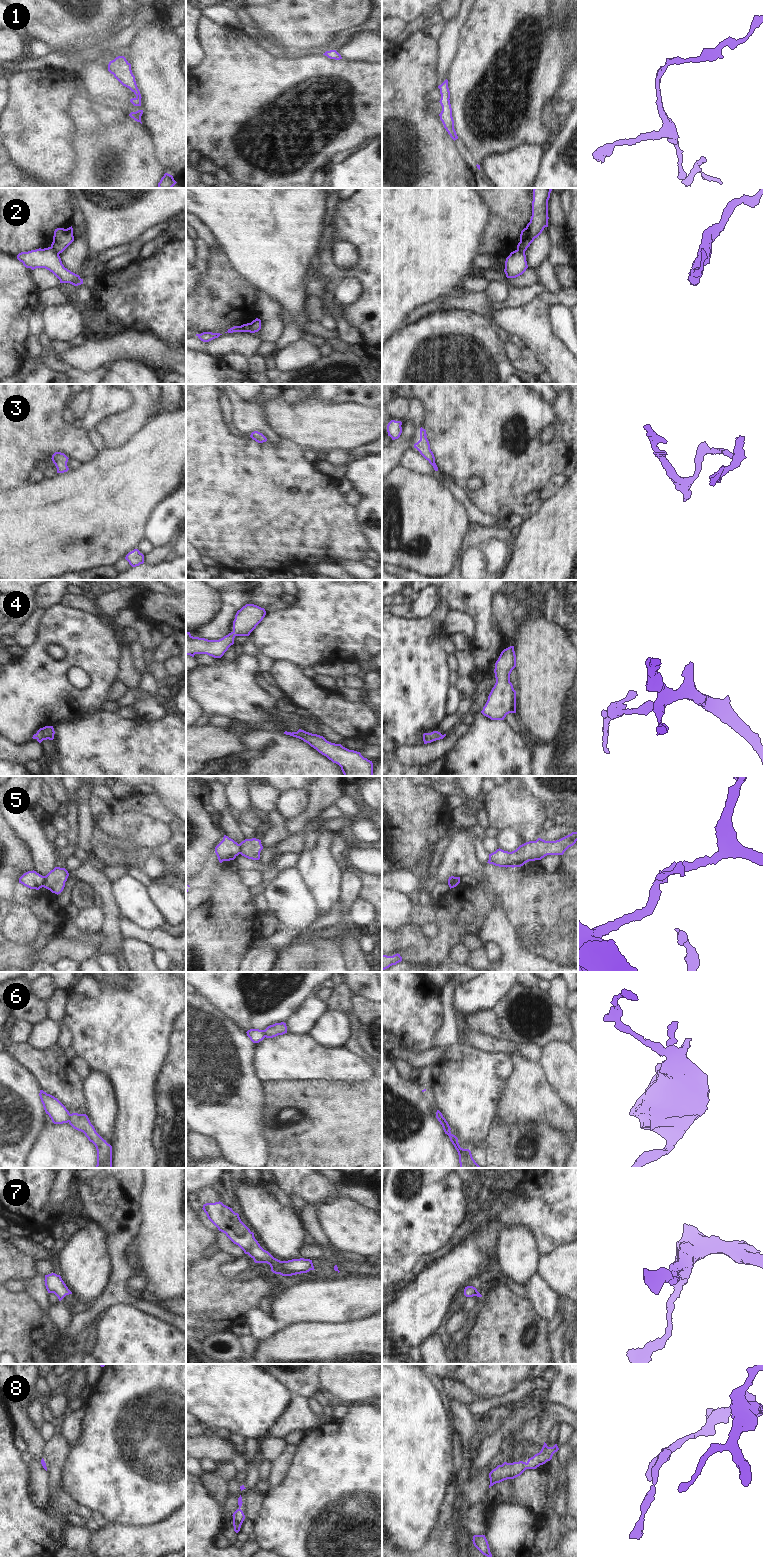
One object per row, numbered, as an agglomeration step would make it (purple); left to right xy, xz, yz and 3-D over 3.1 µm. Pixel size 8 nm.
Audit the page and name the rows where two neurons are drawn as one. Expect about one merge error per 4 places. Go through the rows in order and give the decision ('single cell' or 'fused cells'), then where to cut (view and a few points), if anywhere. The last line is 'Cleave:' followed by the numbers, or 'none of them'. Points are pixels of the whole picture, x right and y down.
1: single cell; no cut
2: fused cells; cut in xz along (251, 323), (247, 331)
3: single cell; no cut
4: single cell; no cut
5: fused cells; cut in xy along (44, 876), (42, 886)
6: fused cells; cut in xy along (70, 1114), (68, 1121)
7: single cell; no cut
8: single cell; no cut
Cleave: 2, 5, 6

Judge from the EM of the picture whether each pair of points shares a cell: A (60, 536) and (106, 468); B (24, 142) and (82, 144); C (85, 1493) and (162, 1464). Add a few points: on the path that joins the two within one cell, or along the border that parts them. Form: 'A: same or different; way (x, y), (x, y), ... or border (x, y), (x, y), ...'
A: same; way (77, 519), (106, 490), (106, 485)
B: different; border (75, 130), (69, 137), (73, 158), (70, 167)
C: same; way (104, 1474), (108, 1470), (122, 1466), (143, 1464)

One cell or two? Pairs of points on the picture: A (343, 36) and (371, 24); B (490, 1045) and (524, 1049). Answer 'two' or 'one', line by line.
A: one
B: one

